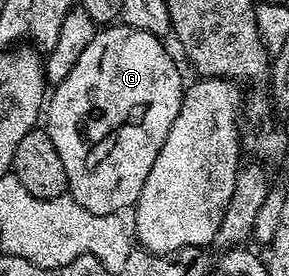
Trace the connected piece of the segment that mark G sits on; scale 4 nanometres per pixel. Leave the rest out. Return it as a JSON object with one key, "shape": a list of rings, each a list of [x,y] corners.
{"shape":[[[122,23],[100,28],[95,34],[93,43],[89,43],[89,47],[85,47],[85,51],[81,51],[81,59],[77,59],[73,71],[69,71],[69,75],[65,75],[63,82],[50,90],[49,100],[45,105],[45,128],[49,139],[53,139],[53,147],[57,147],[57,155],[61,155],[61,163],[65,163],[67,193],[93,215],[119,215],[123,213],[122,209],[130,210],[134,206],[141,195],[141,187],[145,187],[145,179],[149,179],[153,159],[157,159],[157,155],[165,143],[165,135],[169,135],[169,127],[173,127],[173,119],[177,119],[177,111],[181,111],[185,80],[183,81],[174,59],[167,54],[167,49],[163,44],[164,42],[160,38],[149,35],[149,31],[137,31]]]}

